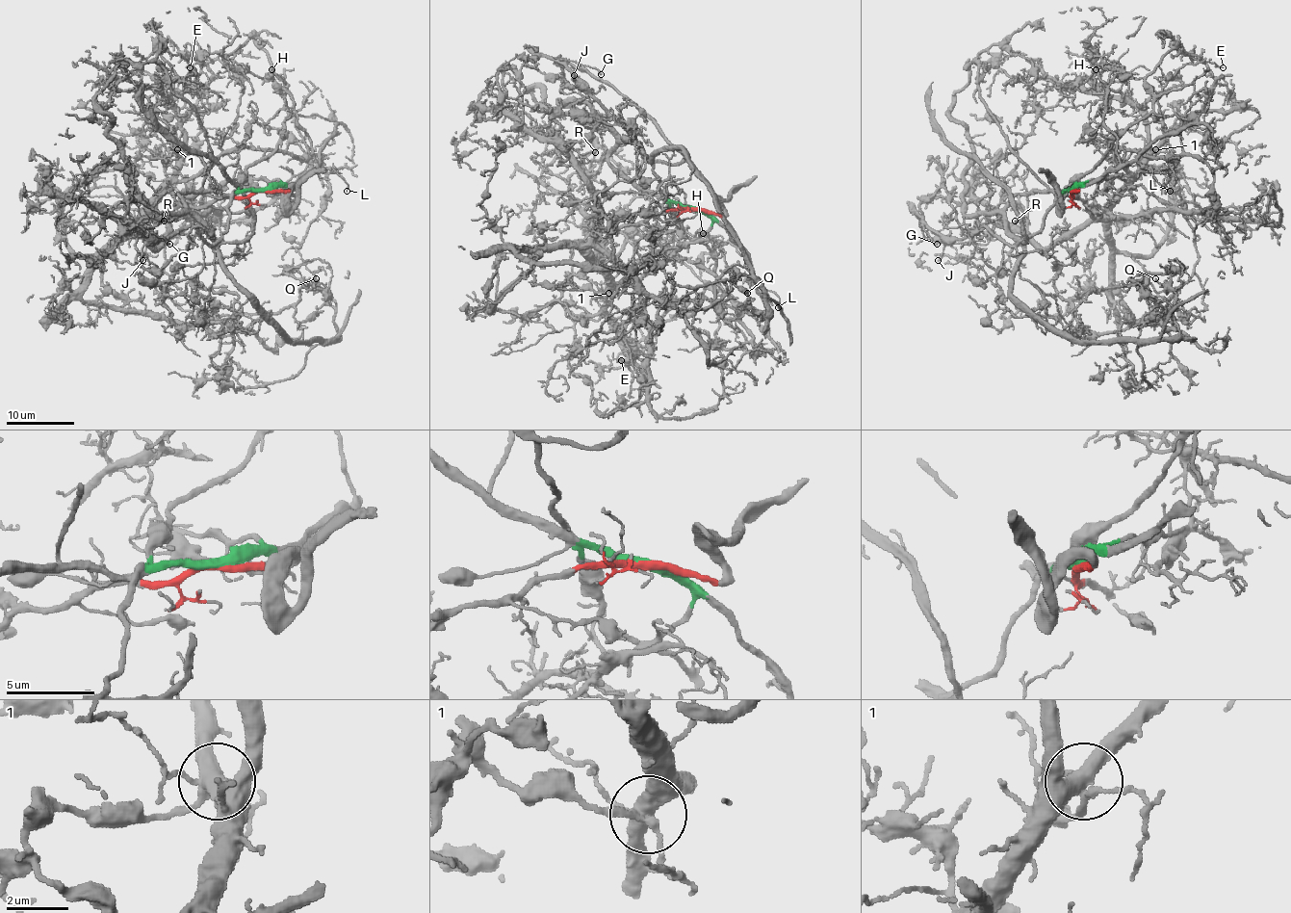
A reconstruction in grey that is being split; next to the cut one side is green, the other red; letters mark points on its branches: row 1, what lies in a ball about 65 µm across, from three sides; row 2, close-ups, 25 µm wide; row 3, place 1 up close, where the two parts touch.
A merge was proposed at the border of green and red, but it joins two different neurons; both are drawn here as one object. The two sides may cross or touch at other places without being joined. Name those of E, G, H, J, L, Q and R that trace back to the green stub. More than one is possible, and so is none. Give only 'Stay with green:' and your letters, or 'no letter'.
Stay with green: G, H, J, L, Q

